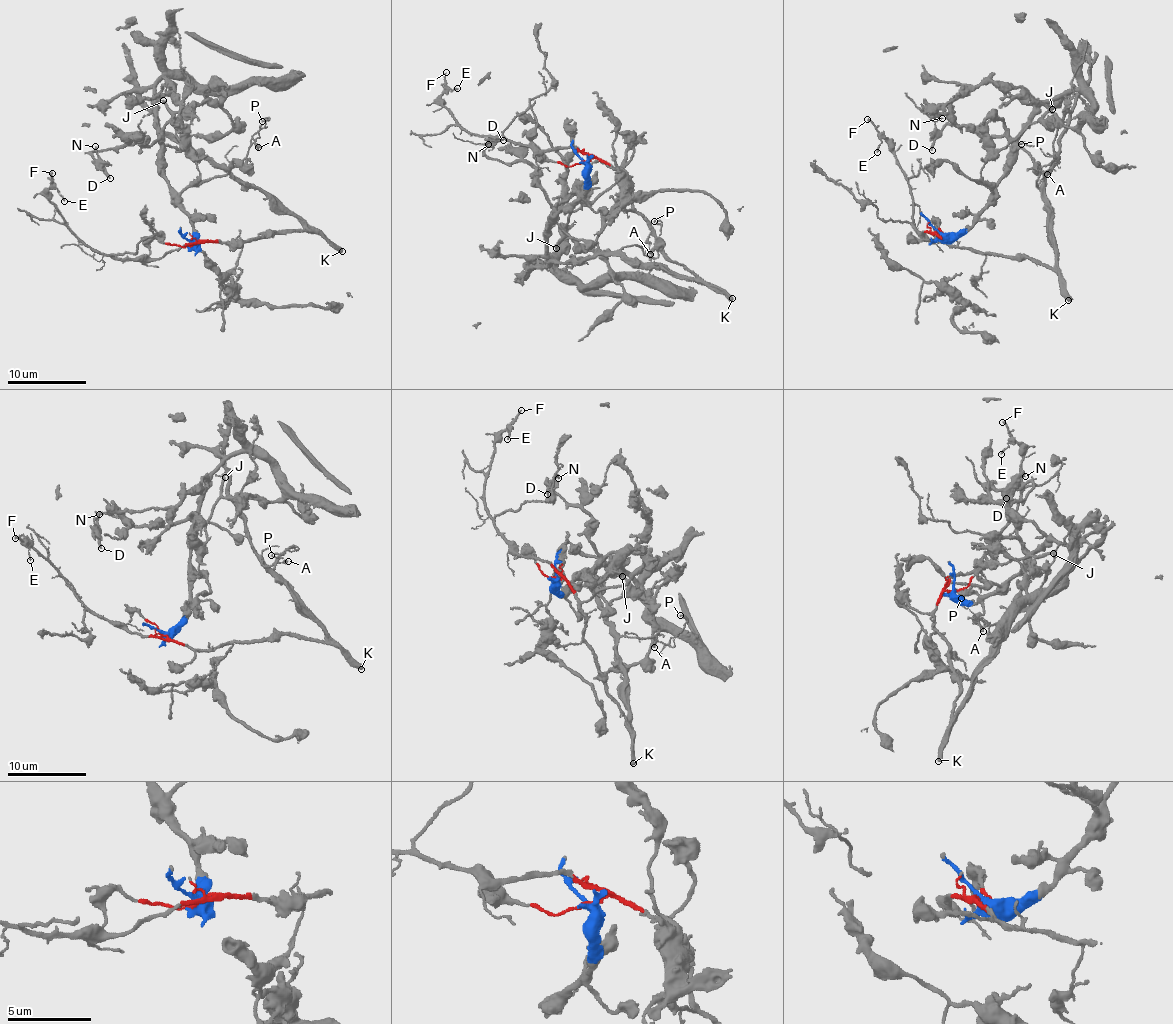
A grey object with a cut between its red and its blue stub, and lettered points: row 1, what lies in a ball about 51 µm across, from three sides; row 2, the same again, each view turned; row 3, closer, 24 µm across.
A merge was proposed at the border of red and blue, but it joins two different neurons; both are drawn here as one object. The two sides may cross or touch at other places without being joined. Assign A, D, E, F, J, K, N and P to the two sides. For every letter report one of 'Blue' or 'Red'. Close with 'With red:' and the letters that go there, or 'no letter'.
A: Red
D: Blue
E: Red
F: Red
J: Blue
K: Red
N: Blue
P: Red
With red: A, E, F, K, P

